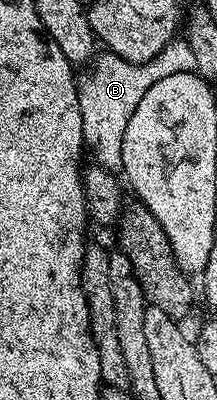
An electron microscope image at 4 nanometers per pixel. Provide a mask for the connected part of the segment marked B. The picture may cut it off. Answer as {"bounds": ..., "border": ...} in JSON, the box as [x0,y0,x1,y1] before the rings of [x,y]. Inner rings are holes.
{"bounds":[77,38,196,173],"border":[[[174,38],[158,55],[149,63],[129,63],[123,57],[112,53],[98,54],[92,60],[89,72],[80,76],[77,92],[79,93],[79,113],[83,113],[83,137],[88,154],[93,154],[92,162],[98,167],[117,173],[123,165],[123,133],[127,133],[127,121],[131,121],[131,113],[139,105],[143,93],[155,85],[155,81],[163,81],[163,77],[171,77],[171,73],[191,73],[196,71],[195,53],[191,53],[191,45],[187,45],[184,38]]]}

